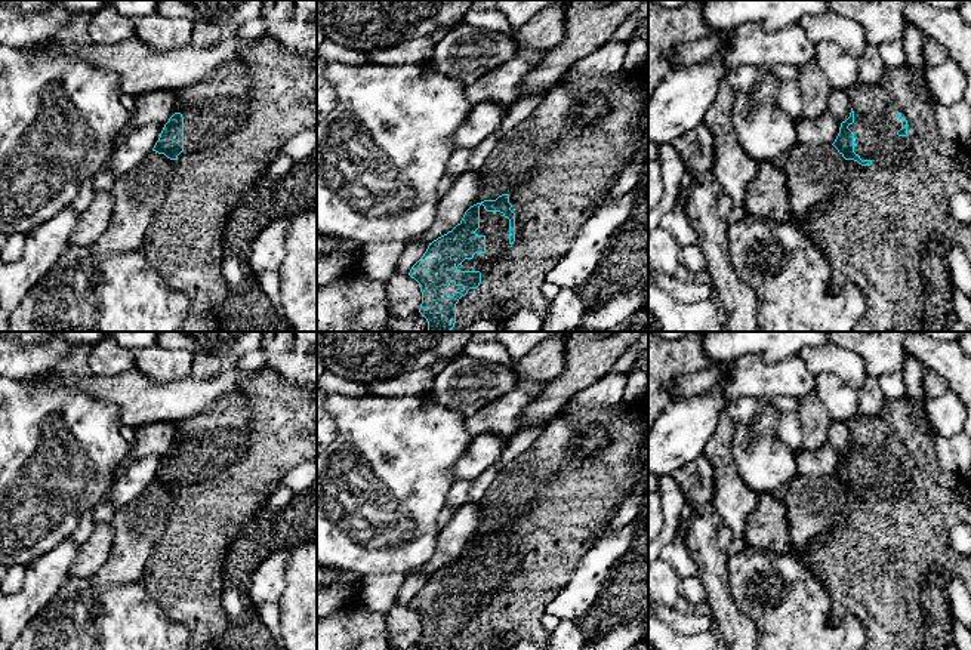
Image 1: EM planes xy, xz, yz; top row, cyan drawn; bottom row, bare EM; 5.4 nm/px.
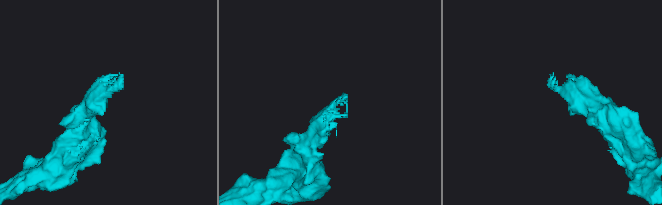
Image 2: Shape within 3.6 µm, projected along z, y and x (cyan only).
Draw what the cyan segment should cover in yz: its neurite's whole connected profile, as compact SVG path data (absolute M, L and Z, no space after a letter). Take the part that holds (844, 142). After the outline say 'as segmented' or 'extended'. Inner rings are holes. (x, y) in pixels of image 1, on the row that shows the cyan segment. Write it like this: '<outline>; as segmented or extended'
M857 81L847 90L850 117L841 123L832 144L845 160L870 166L873 160L891 160L906 144L907 120L894 107L881 83Z; extended

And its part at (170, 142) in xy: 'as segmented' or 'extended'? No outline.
extended

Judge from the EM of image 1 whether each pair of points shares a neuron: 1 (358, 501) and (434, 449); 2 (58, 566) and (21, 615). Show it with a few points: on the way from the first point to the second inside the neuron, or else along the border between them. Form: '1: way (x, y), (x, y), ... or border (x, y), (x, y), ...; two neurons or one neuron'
1: way (378, 484), (415, 449); one neuron
2: way (46, 578), (27, 603); one neuron

